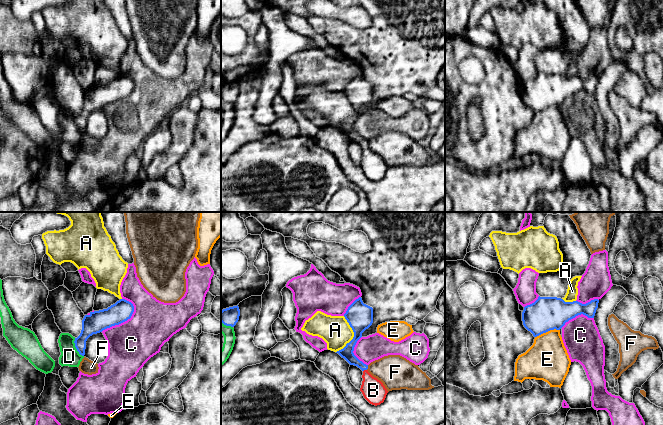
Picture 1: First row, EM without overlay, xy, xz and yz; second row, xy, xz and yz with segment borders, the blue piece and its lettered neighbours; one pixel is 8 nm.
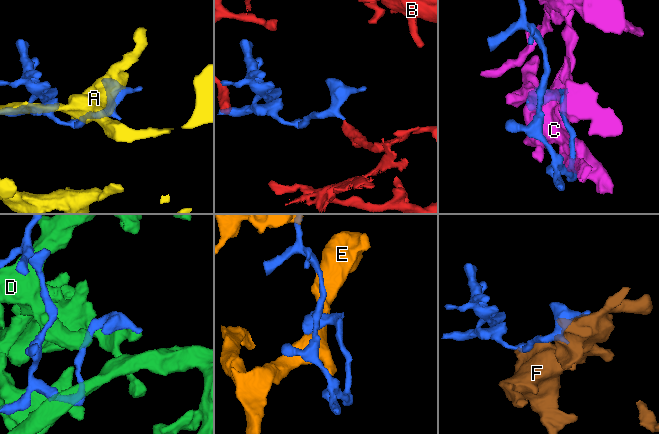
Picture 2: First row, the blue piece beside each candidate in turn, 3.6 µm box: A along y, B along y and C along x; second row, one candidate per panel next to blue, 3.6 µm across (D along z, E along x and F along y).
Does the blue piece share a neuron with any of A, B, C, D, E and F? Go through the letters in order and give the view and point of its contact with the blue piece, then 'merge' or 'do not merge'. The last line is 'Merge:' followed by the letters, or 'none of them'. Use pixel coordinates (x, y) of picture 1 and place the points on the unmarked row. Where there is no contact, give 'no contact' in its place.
A: xz (354, 111) | do not merge
B: xz (364, 145) | merge
C: xy (122, 98) | do not merge
D: xy (76, 124) | do not merge
E: yz (547, 107) | do not merge
F: xz (367, 143) | do not merge
Merge: B

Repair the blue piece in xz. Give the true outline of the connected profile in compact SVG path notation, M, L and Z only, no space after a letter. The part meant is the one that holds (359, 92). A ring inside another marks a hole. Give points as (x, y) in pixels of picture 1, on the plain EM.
M359 73L348 83L344 93L352 104L354 113L343 125L336 129L350 141L357 142L363 147L360 167L370 180L380 181L386 174L387 165L380 156L368 148L368 141L360 137L353 129L357 117L362 113L362 109L373 99L373 84L364 80L362 74Z

